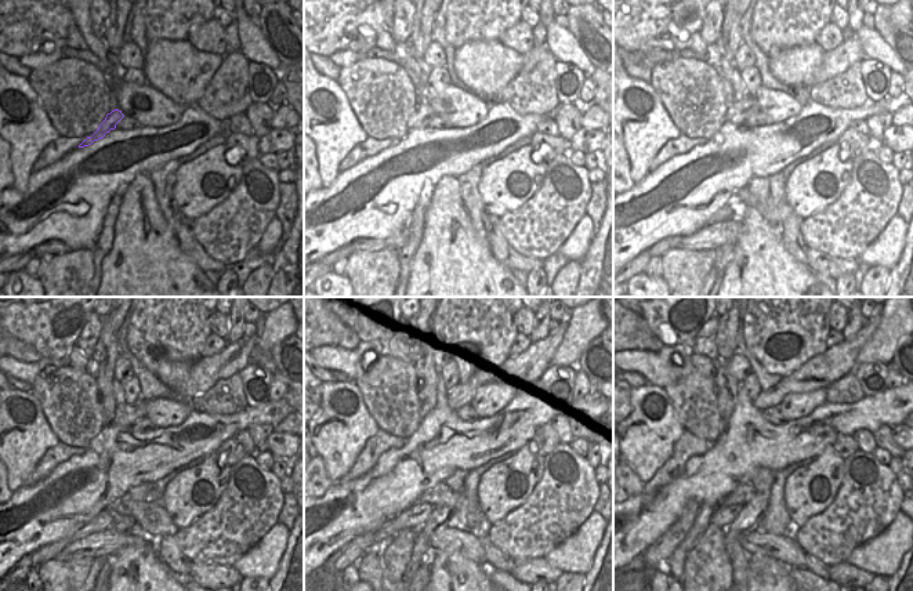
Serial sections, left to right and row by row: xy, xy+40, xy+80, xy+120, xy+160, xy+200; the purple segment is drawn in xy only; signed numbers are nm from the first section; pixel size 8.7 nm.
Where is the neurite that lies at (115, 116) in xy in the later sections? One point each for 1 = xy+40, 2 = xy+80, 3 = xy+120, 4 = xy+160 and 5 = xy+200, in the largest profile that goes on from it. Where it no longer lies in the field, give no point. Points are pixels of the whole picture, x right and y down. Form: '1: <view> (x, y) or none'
1: xy+40 (426, 113)
2: xy+80 (746, 105)
3: xy+120 (126, 416)
4: xy+160 (514, 370)
5: xy+200 (823, 369)

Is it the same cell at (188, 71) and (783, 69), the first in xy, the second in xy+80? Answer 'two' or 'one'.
one

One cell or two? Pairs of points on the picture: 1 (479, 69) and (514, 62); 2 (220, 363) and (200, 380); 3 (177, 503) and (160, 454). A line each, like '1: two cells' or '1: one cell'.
1: one cell
2: one cell
3: two cells

